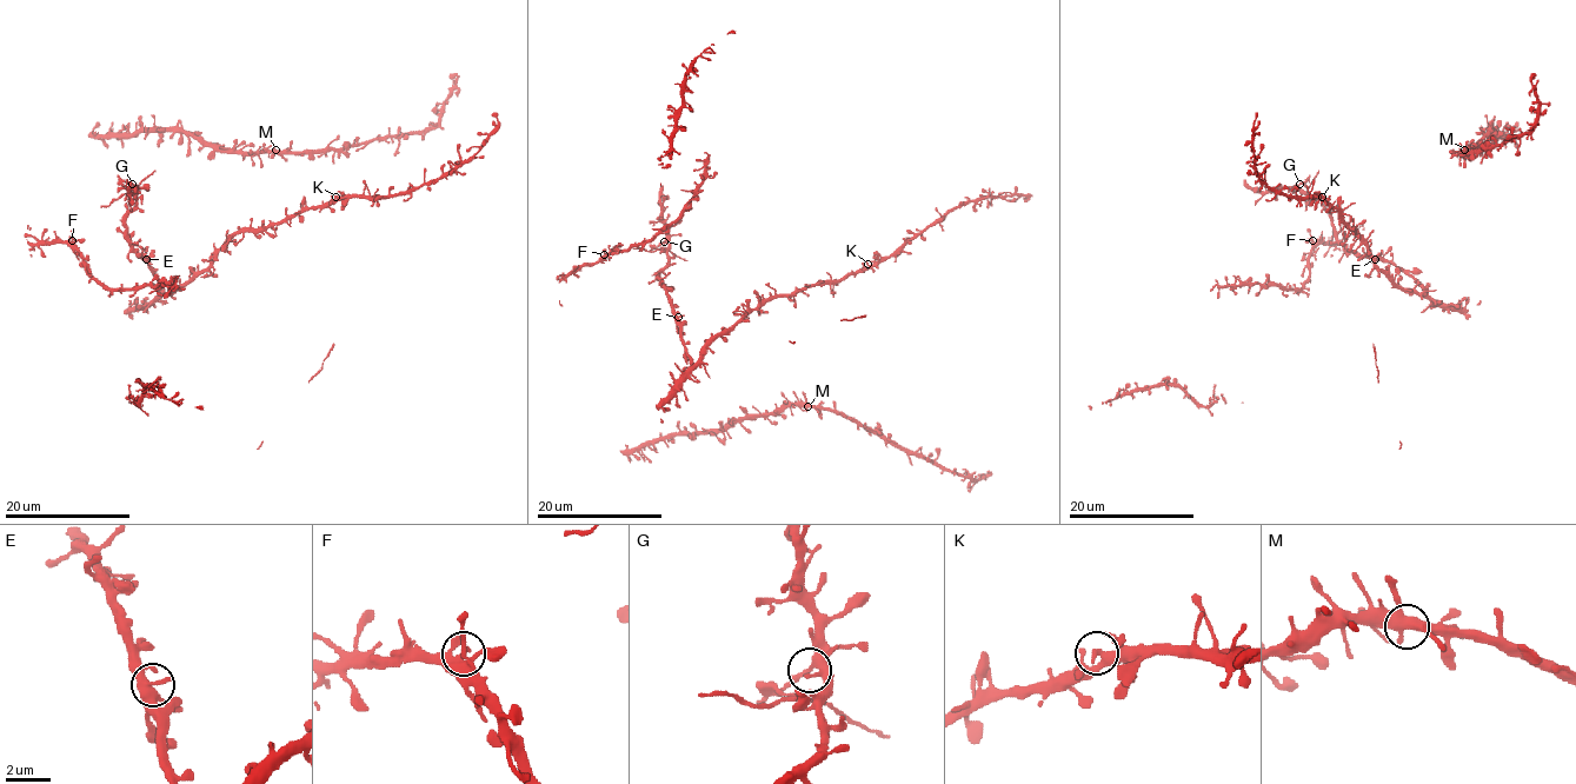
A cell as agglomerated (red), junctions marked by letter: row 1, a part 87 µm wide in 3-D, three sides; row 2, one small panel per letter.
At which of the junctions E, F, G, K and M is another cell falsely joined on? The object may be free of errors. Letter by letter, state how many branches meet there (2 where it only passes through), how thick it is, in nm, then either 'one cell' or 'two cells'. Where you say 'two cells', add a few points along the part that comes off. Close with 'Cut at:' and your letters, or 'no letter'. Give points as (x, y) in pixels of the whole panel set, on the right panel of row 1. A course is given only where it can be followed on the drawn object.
E: 3 branches meet; 400 nm thick; one cell
F: 3 branches meet; 190 nm thick; one cell
G: 3 branches meet; 280 nm thick; two cells; foreign part runs (1299, 184), (1304, 183), (1309, 196), (1307, 207)
K: 3 branches meet; 200 nm thick; one cell
M: 3 branches meet; 420 nm thick; one cell
Cut at: G

